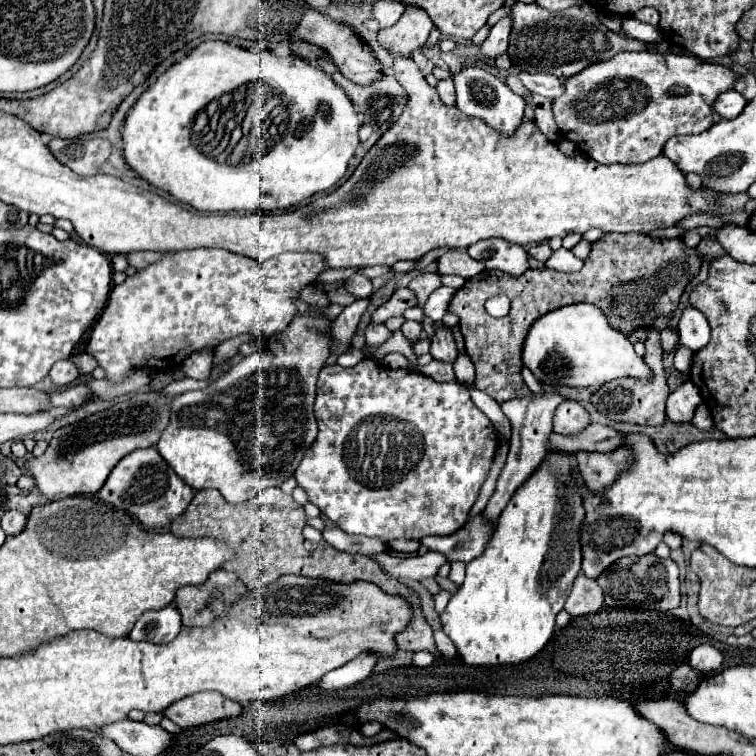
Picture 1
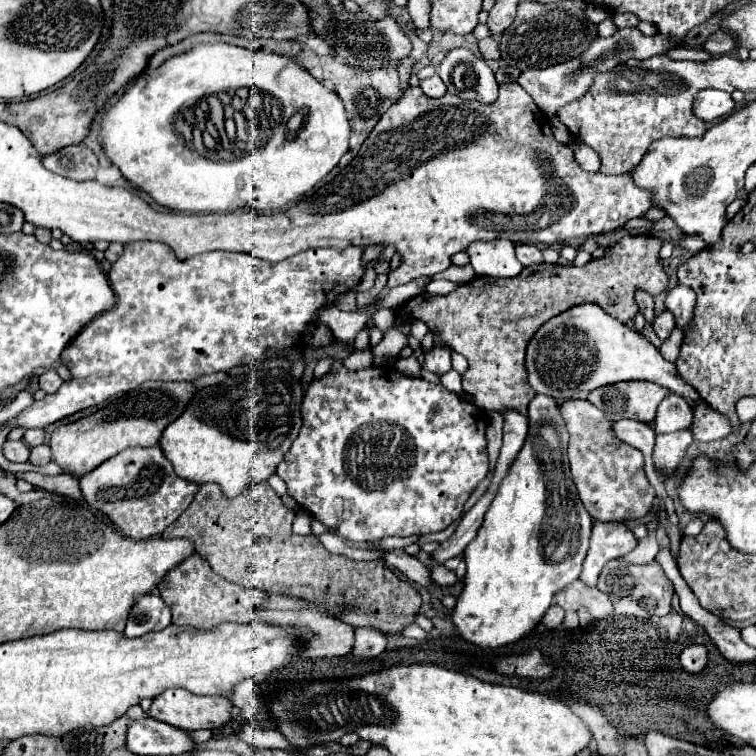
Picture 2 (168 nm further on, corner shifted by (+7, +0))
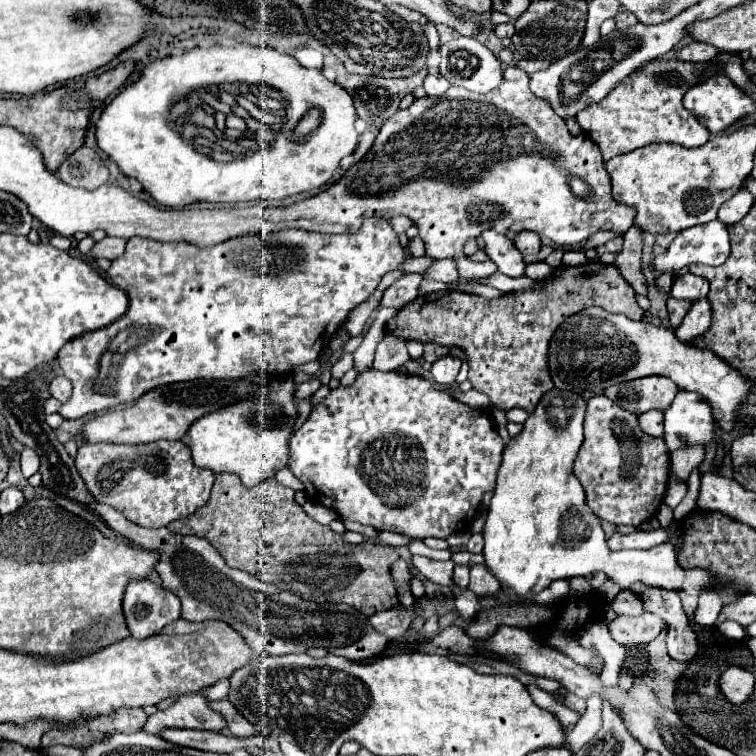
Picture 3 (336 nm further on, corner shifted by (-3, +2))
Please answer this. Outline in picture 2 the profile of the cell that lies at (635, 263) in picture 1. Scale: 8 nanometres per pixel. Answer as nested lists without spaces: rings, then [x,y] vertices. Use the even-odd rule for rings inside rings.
[[[653,234],[623,236],[601,258],[591,258],[581,268],[543,262],[525,266],[515,278],[493,280],[477,276],[445,296],[423,292],[411,298],[401,308],[399,316],[403,320],[425,320],[445,346],[467,358],[469,370],[463,374],[463,390],[473,394],[475,406],[495,412],[515,408],[527,414],[527,406],[535,392],[525,382],[525,348],[535,330],[559,312],[585,302],[595,302],[609,316],[629,324],[637,314],[635,292],[643,290],[657,296],[669,286],[659,250],[661,240]]]

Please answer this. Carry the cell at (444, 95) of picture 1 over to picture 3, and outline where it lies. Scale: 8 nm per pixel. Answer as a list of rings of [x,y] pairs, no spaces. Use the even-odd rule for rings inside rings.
[[[429,74],[429,76],[425,78],[425,82],[423,82],[423,88],[425,88],[427,96],[439,98],[439,96],[443,96],[443,94],[447,92],[447,88],[449,88],[449,82],[447,82],[447,80],[445,80],[441,74],[437,74],[437,76]]]

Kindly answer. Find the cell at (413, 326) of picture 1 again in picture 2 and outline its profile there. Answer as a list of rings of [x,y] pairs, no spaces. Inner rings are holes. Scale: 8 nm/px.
[[[395,328],[387,330],[383,340],[375,346],[375,366],[383,364],[383,356],[389,356],[389,354],[397,356],[405,346],[407,346],[407,336],[405,334],[397,332]]]

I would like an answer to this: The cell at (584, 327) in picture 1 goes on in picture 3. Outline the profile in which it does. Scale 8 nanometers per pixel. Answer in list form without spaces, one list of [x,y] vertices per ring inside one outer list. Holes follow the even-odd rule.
[[[587,308],[567,318],[555,332],[549,344],[549,372],[555,388],[579,392],[583,396],[603,394],[613,384],[627,380],[663,374],[669,376],[681,390],[699,392],[711,400],[717,424],[731,432],[739,418],[739,408],[747,402],[751,380],[737,368],[721,360],[707,348],[697,348],[691,342],[681,342],[673,330],[635,322],[621,314],[609,314],[601,308]]]

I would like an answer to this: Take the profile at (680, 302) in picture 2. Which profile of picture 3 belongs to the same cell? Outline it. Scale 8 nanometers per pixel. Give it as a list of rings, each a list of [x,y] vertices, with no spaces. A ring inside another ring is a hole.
[[[681,274],[673,280],[673,288],[671,294],[675,298],[683,298],[683,300],[699,300],[701,296],[707,296],[709,292],[709,282],[703,276],[695,276],[695,274]]]

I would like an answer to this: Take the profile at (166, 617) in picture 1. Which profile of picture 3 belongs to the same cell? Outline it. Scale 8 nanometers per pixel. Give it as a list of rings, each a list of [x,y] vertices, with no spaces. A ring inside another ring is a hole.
[[[131,580],[123,596],[123,614],[133,638],[143,640],[181,616],[179,598],[151,580]]]

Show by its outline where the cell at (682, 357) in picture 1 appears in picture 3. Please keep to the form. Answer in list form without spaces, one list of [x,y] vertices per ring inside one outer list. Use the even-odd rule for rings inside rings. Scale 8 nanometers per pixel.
[[[701,298],[693,302],[691,310],[683,318],[683,324],[675,330],[675,334],[679,336],[679,340],[691,342],[693,338],[703,336],[709,326],[711,326],[711,304],[707,298]]]

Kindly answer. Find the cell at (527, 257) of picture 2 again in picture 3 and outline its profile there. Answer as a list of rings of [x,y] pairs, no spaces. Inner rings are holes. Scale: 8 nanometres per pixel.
[[[523,230],[519,234],[515,234],[513,238],[515,246],[519,248],[521,254],[537,254],[539,248],[541,248],[541,238],[537,232],[529,232],[529,230]]]

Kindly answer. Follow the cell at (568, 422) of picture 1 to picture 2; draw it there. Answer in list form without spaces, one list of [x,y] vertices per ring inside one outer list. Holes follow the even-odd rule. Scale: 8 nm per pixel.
[[[567,400],[559,406],[565,428],[571,436],[571,476],[585,510],[595,520],[639,520],[645,518],[653,506],[655,490],[643,472],[643,454],[617,440],[611,432],[611,422],[587,400]]]

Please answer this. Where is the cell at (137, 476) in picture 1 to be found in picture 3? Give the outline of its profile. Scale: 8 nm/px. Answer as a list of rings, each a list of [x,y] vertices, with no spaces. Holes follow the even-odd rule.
[[[157,440],[133,446],[109,442],[81,444],[75,466],[97,502],[117,508],[129,522],[145,528],[167,526],[203,508],[215,476],[193,464],[191,452],[181,440]]]

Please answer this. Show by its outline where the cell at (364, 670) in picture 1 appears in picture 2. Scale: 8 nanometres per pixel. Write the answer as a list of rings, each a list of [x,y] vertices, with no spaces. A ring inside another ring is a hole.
[[[355,628],[355,644],[351,648],[351,654],[355,658],[377,658],[381,652],[385,652],[385,646],[385,634],[373,628]]]

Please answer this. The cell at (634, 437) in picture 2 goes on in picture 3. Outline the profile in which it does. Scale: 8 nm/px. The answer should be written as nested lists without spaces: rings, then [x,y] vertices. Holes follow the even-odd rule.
[[[649,410],[639,416],[639,424],[643,432],[651,436],[663,436],[663,412],[661,410]]]

